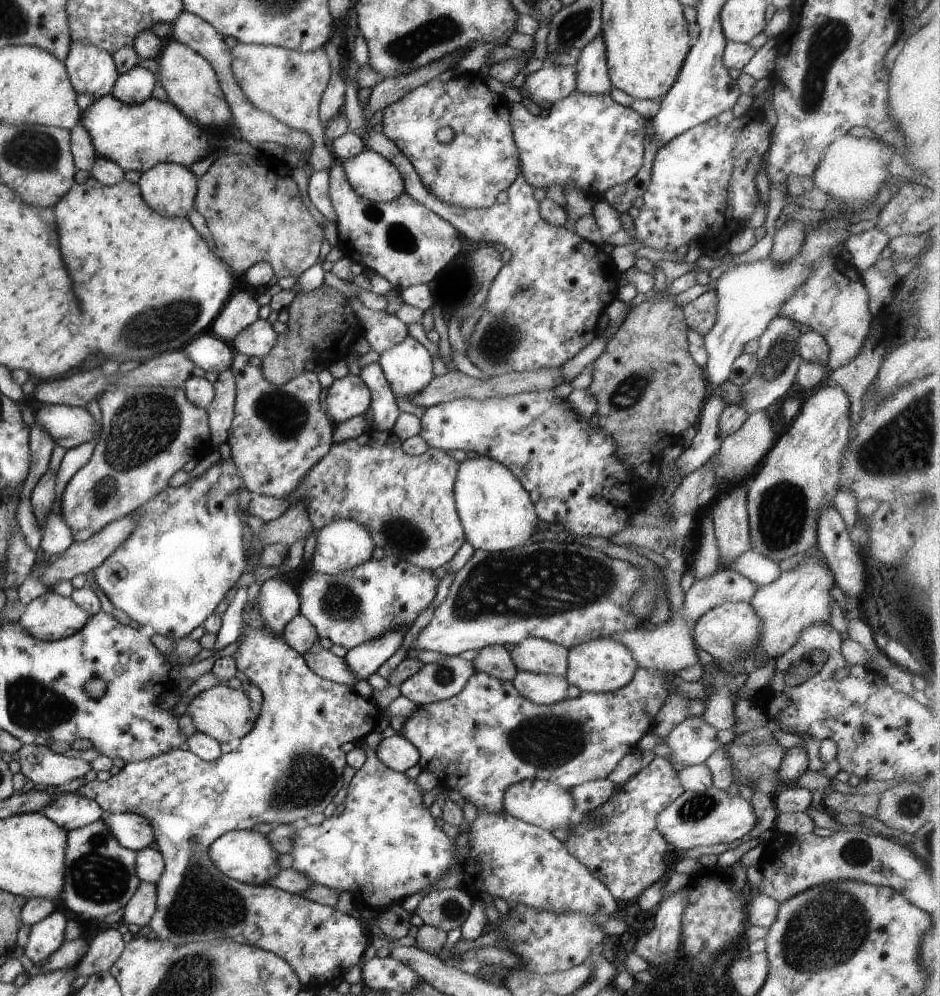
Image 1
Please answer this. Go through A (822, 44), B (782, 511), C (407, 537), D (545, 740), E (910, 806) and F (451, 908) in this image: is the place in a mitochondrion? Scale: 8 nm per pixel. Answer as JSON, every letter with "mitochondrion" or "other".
{"A":"mitochondrion","B":"mitochondrion","C":"mitochondrion","D":"mitochondrion","E":"mitochondrion","F":"mitochondrion"}

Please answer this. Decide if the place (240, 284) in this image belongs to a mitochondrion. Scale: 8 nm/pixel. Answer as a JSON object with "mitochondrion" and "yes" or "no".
{"mitochondrion":"no"}

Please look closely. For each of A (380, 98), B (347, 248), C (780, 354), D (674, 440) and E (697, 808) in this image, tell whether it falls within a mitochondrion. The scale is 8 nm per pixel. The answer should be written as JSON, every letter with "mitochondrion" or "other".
{"A":"other","B":"other","C":"mitochondrion","D":"other","E":"mitochondrion"}

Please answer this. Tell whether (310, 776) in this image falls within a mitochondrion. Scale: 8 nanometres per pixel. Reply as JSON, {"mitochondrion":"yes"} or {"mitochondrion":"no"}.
{"mitochondrion":"yes"}

